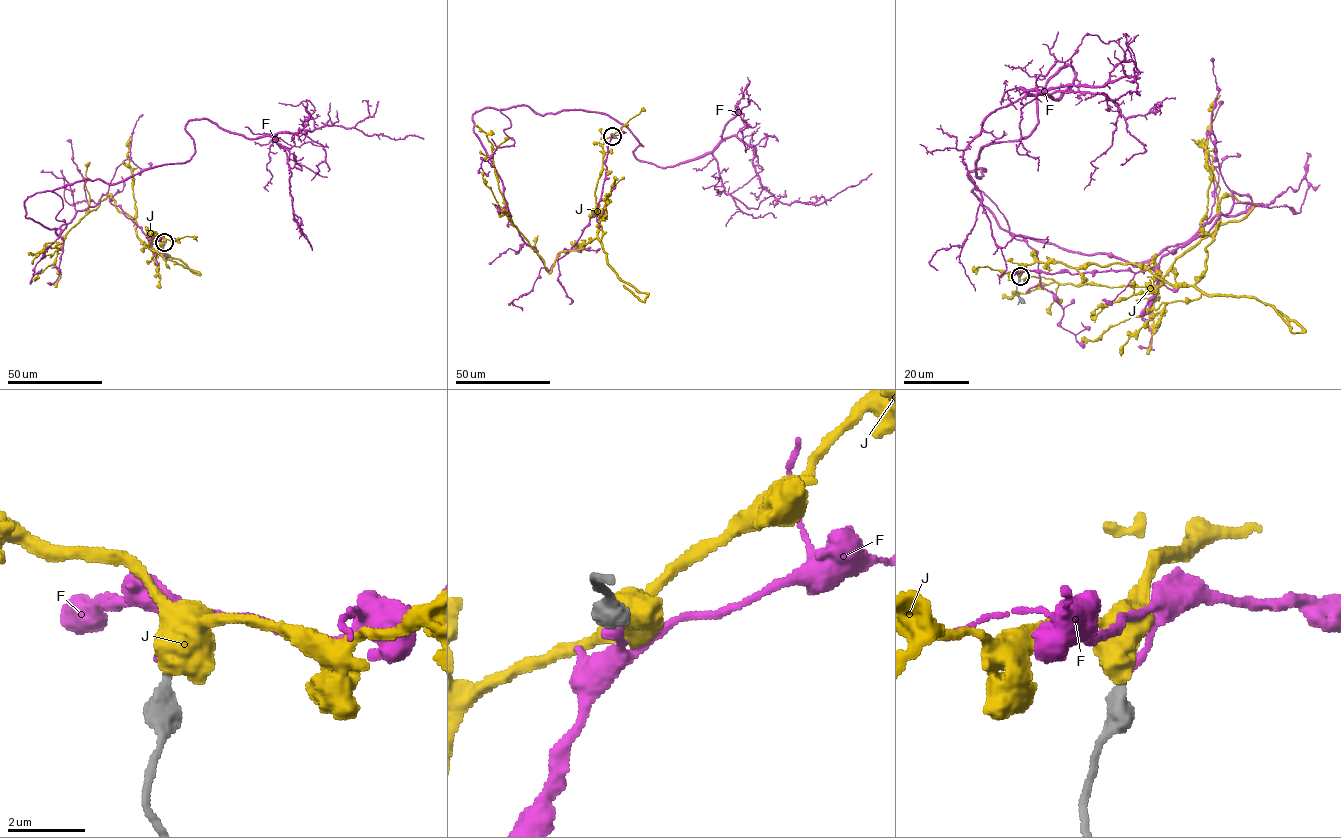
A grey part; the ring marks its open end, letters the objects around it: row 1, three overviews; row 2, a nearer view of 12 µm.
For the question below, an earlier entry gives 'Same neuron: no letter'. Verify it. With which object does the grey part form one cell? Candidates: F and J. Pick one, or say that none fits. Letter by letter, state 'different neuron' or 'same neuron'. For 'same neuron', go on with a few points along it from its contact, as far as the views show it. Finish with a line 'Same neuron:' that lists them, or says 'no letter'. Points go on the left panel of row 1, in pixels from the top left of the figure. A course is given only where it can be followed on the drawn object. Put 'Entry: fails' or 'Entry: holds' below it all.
F: same neuron; course (164, 241), (107, 193), (59, 234), (25, 201), (185, 163), (192, 119), (255, 138), (326, 125), (424, 138)
J: different neuron
Same neuron: F
Entry: fails

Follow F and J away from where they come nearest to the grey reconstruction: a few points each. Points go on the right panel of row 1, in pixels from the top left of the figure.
F: (1020, 276), (1251, 205), (1139, 263), (1010, 233), (981, 149), (1062, 67), (1021, 89), (1137, 77), (1085, 99)
J: (1020, 276), (1035, 262), (1116, 263), (1192, 285), (1219, 202), (1255, 206), (1151, 289), (1054, 282), (1003, 294)

